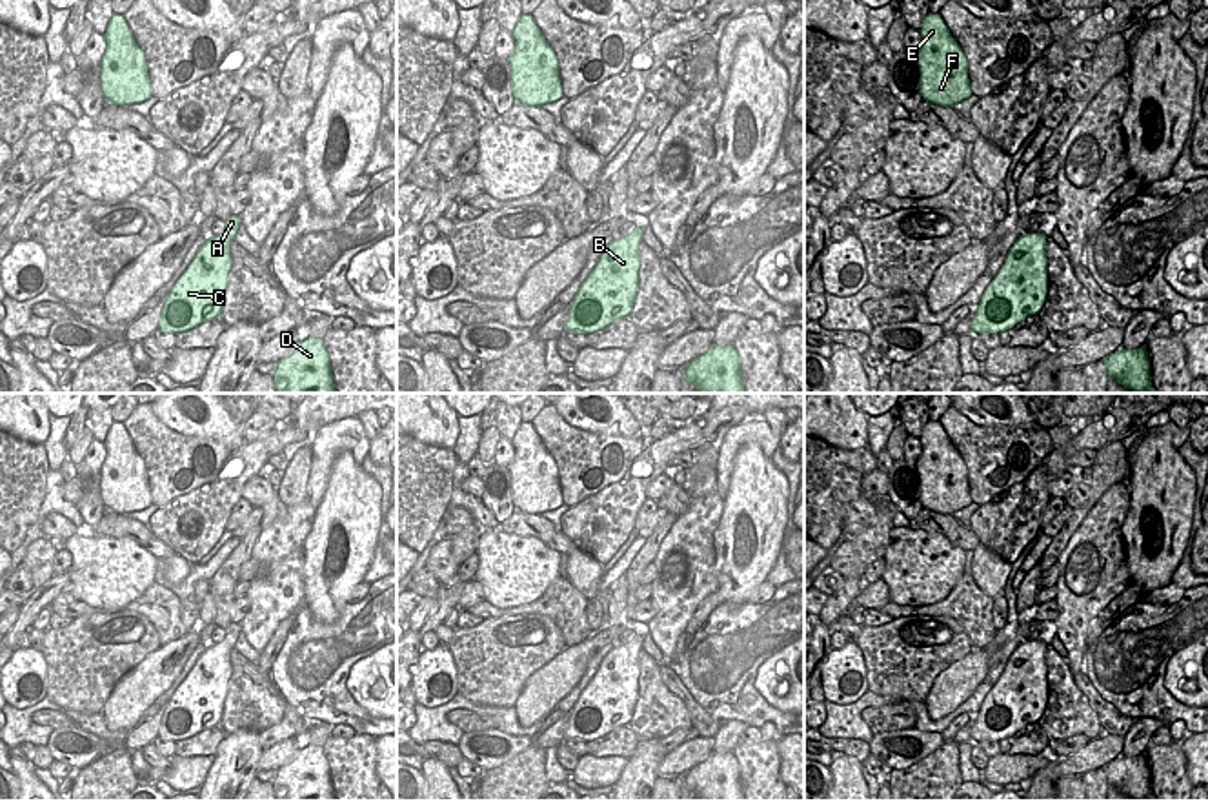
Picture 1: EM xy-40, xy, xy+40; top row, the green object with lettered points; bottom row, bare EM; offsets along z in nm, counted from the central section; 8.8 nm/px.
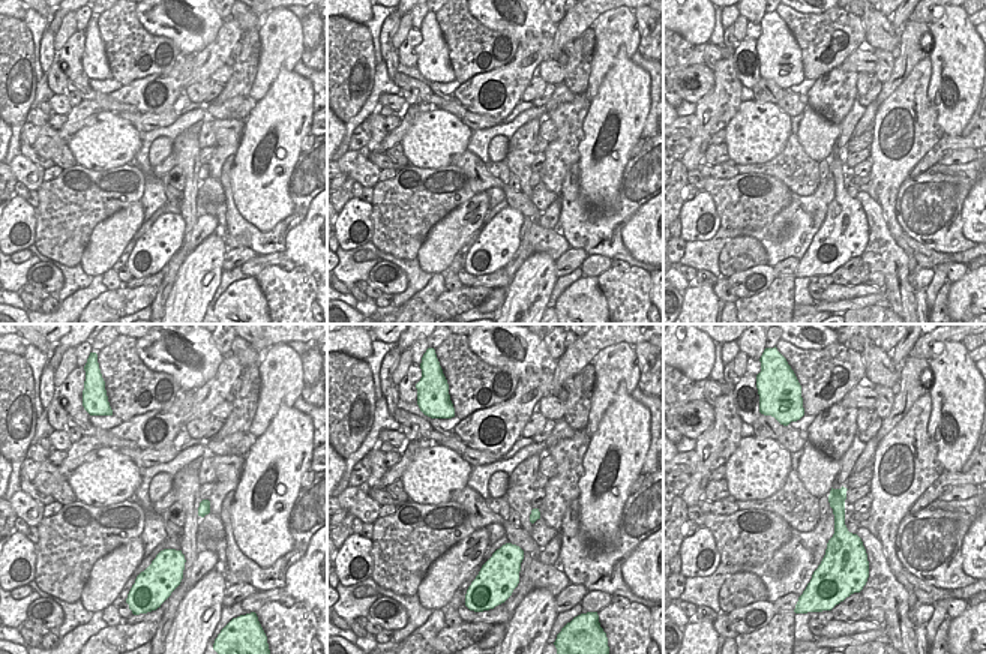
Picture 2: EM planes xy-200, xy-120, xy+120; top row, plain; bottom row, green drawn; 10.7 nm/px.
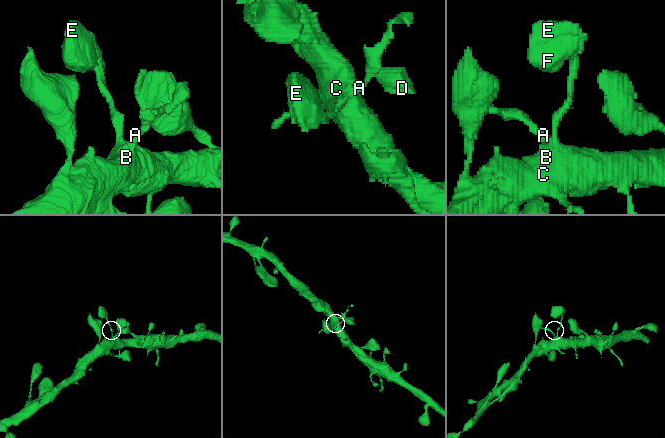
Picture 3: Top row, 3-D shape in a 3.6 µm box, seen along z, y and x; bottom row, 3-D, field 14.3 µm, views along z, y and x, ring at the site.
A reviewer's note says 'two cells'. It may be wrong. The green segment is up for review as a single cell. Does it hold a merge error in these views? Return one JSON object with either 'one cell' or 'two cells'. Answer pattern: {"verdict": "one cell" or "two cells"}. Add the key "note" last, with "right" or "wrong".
{"verdict": "one cell", "note": "wrong"}

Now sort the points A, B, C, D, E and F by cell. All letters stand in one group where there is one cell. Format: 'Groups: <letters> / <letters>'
Groups: A B C D E F.

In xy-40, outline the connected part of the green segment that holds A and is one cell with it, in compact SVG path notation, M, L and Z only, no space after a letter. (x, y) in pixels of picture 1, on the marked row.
M231 215L222 235L216 235L196 251L193 262L166 297L158 330L182 333L220 317L227 277L233 266L229 246L242 218Z

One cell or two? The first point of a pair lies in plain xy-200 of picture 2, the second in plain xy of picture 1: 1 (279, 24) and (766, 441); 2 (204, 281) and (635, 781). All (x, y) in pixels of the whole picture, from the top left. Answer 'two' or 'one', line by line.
1: one
2: one

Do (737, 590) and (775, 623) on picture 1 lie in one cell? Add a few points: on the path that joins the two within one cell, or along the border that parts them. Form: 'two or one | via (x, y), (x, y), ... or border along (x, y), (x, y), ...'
two | border along (724, 601), (746, 603)

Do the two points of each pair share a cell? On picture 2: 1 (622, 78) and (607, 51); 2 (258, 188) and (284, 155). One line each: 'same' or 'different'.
1: different
2: same

